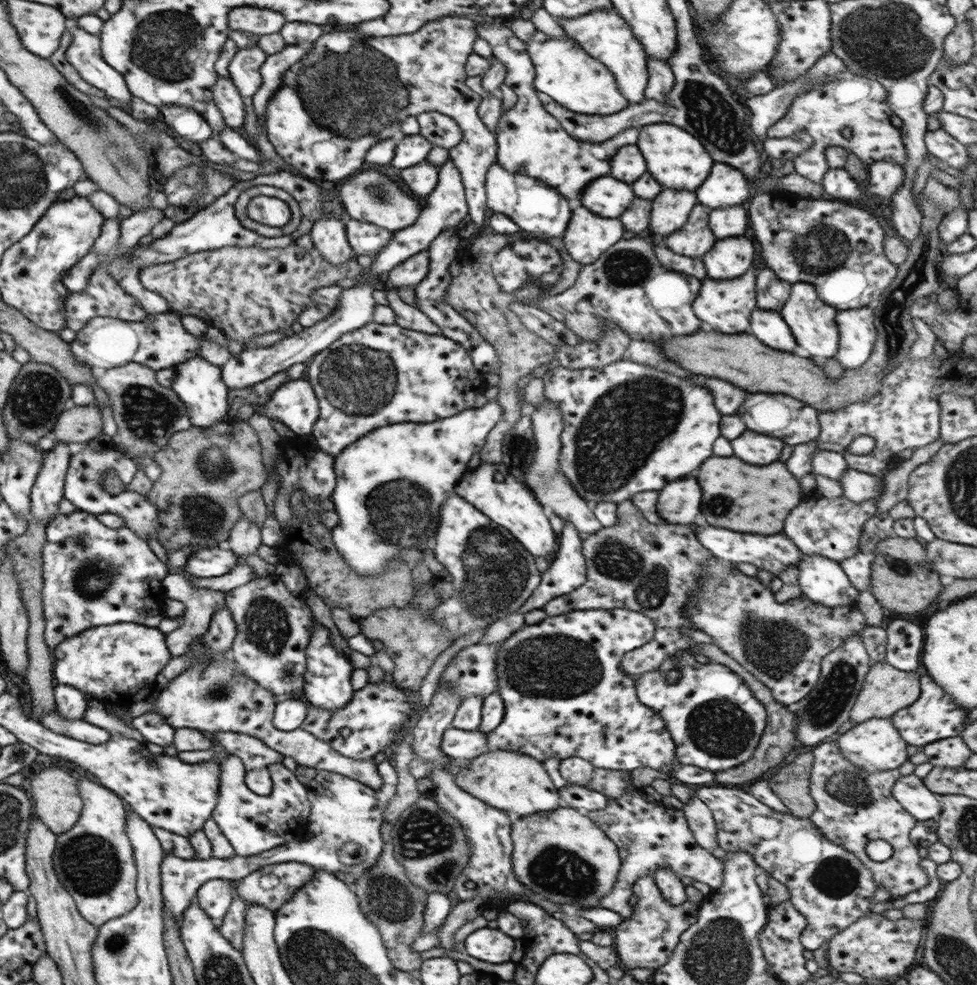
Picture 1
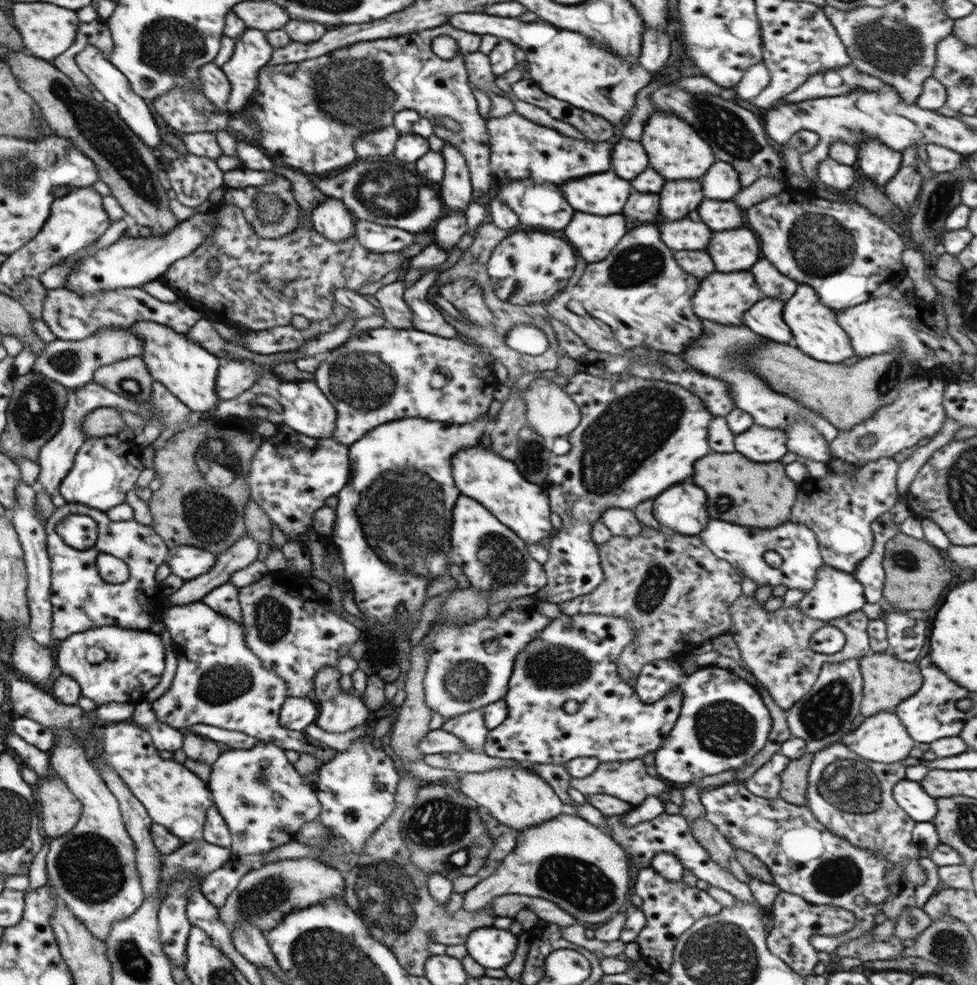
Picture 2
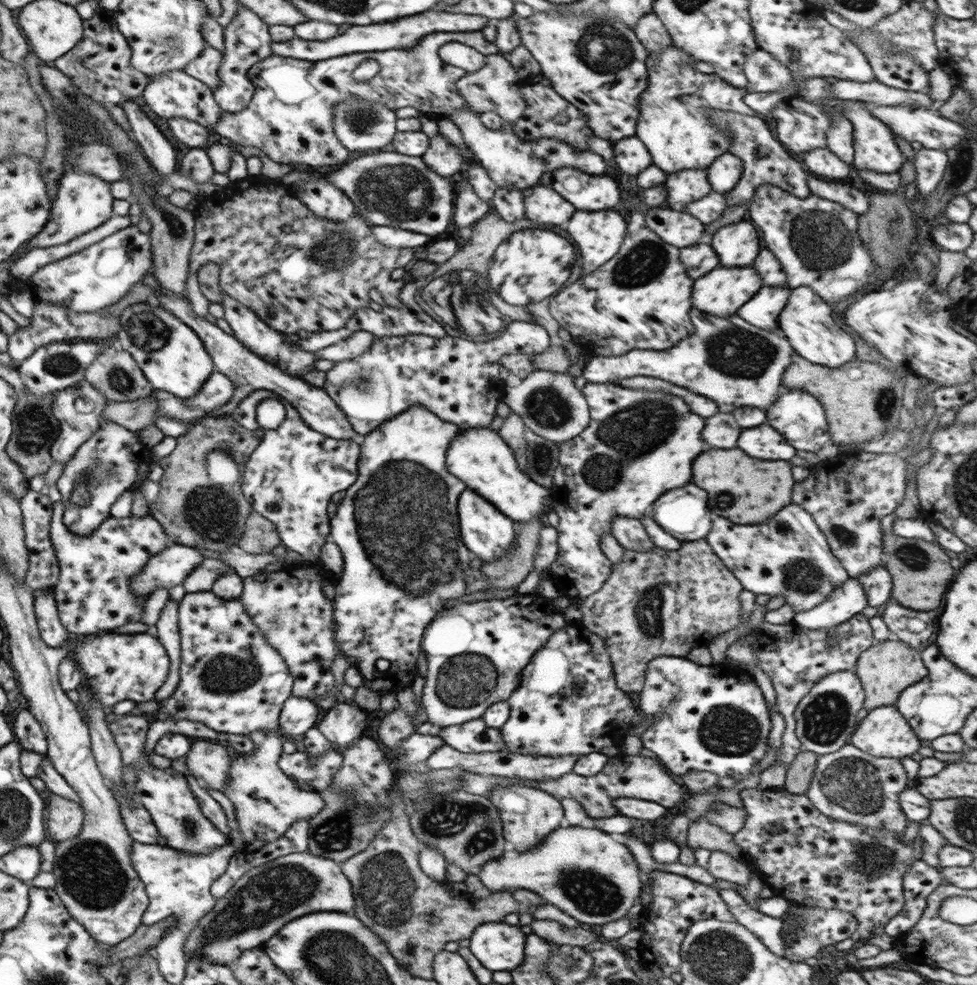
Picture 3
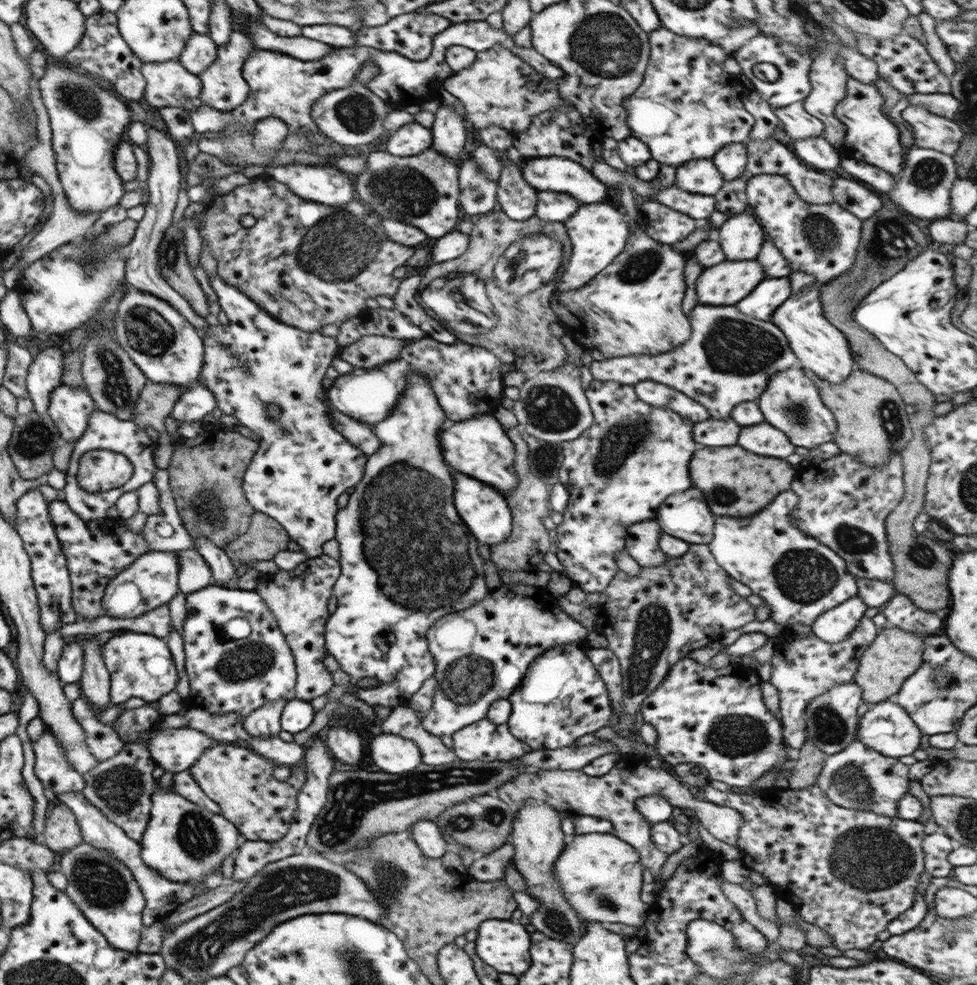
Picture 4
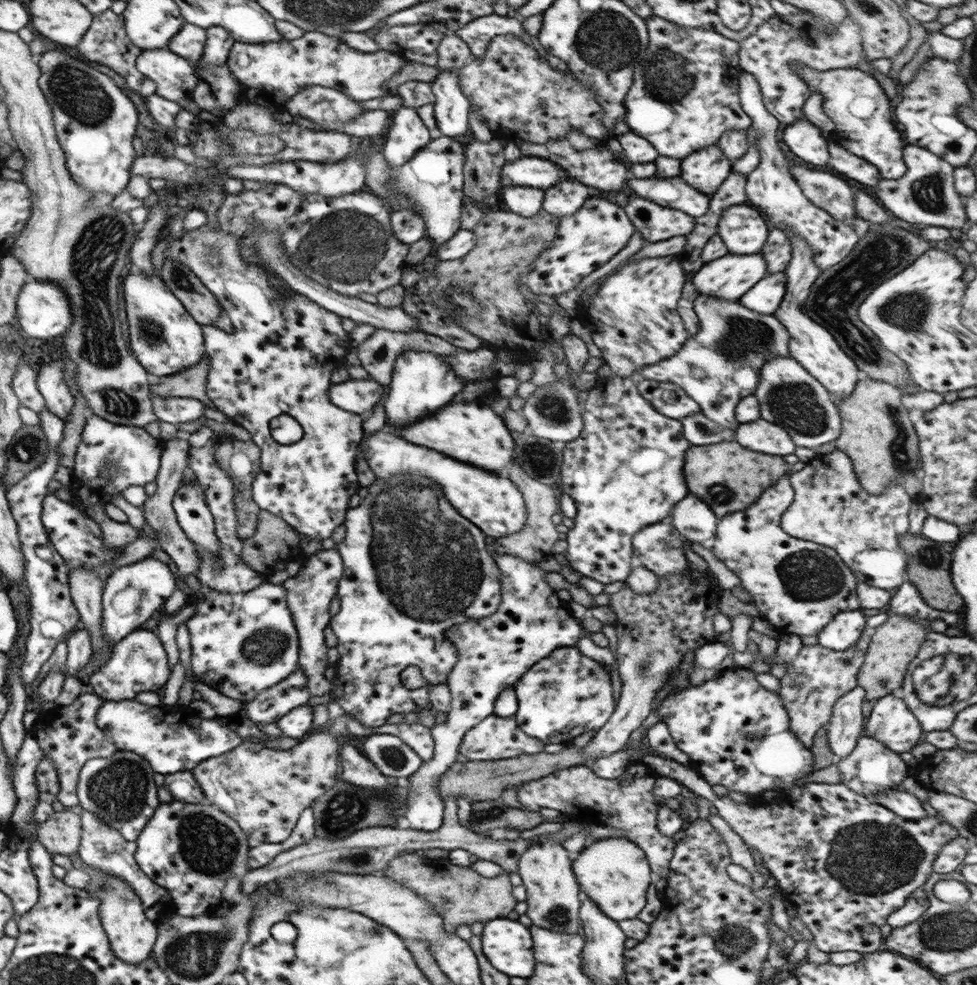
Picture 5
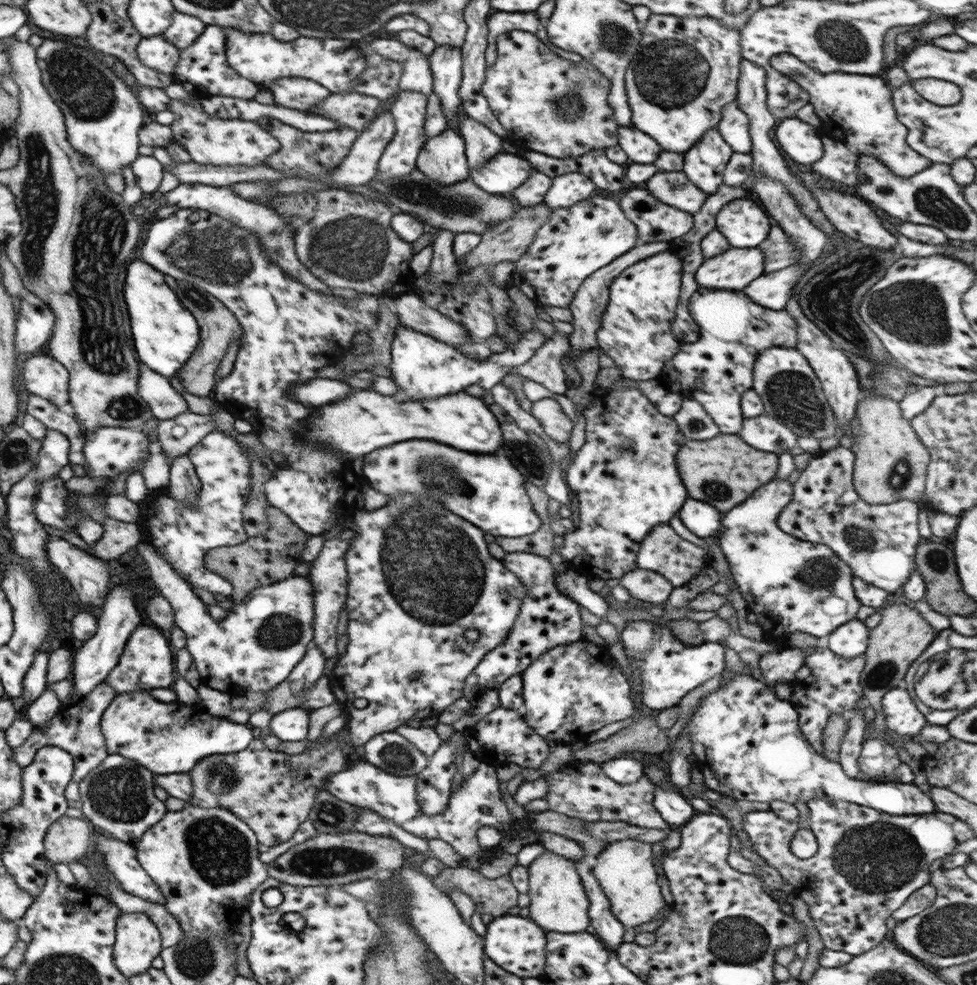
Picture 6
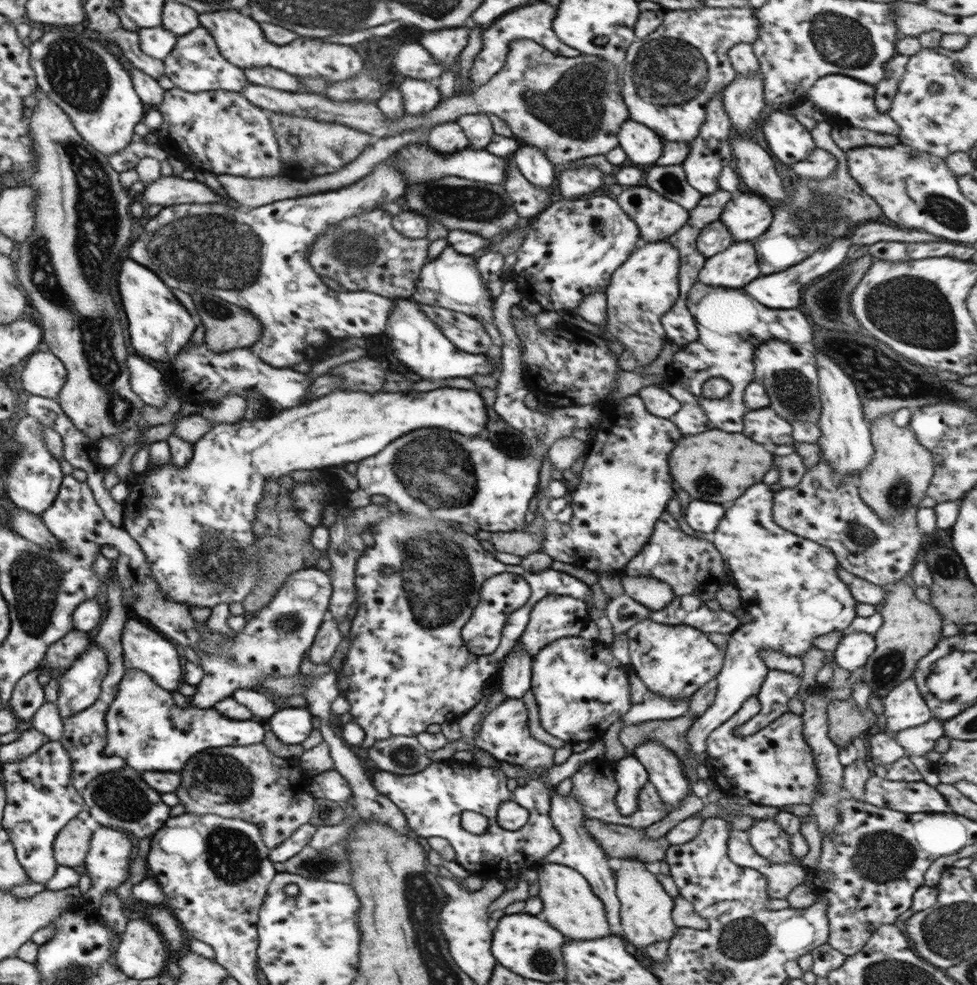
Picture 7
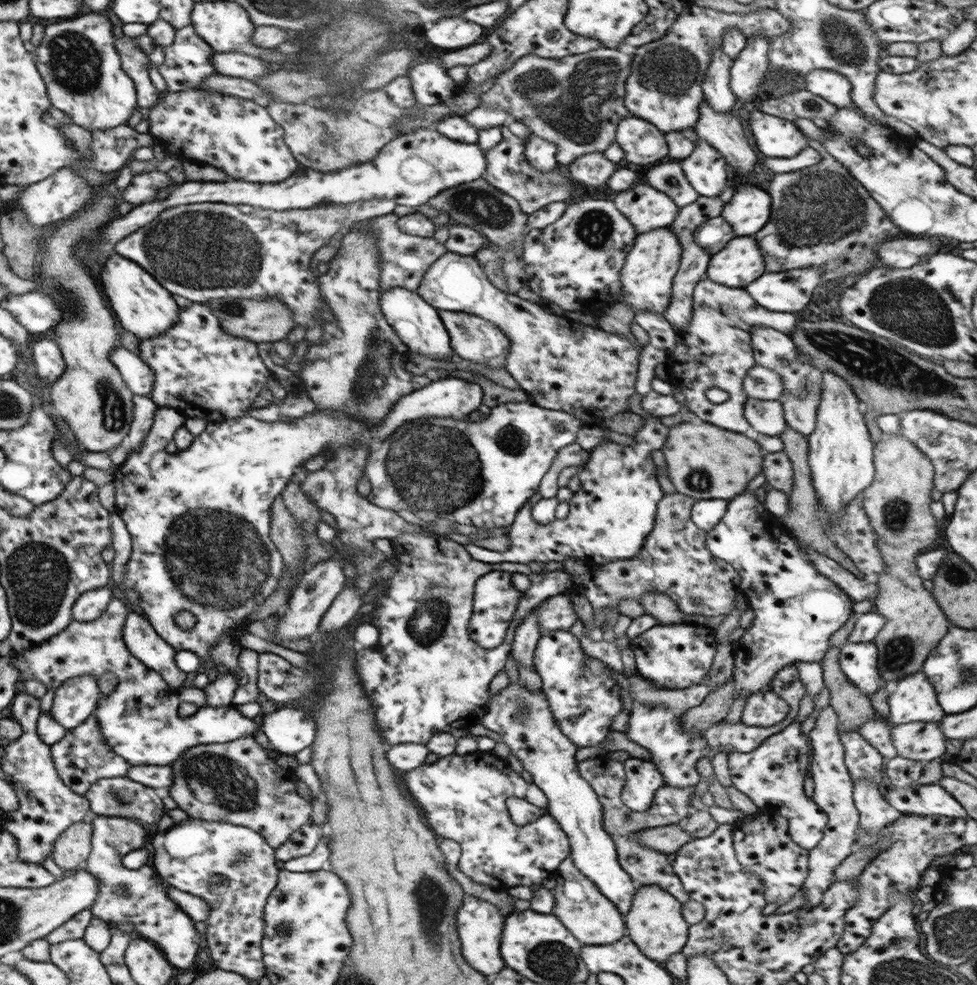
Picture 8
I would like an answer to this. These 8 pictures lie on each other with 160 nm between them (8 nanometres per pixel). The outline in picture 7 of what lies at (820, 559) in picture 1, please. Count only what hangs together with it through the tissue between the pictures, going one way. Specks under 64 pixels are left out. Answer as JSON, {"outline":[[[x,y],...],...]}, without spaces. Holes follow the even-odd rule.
{"outline":[[[843,631],[835,650],[831,653],[831,658],[841,668],[852,671],[865,664],[874,648],[874,638],[870,634]]]}

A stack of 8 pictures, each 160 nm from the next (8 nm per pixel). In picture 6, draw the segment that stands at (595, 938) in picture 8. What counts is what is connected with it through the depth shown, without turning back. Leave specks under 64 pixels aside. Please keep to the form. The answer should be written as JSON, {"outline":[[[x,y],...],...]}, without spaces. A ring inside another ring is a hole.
{"outline":[[[545,850],[537,855],[526,866],[529,905],[527,907],[529,918],[539,928],[563,934],[580,933],[589,930],[587,909],[589,901],[585,890],[580,883],[578,872],[573,861]]]}

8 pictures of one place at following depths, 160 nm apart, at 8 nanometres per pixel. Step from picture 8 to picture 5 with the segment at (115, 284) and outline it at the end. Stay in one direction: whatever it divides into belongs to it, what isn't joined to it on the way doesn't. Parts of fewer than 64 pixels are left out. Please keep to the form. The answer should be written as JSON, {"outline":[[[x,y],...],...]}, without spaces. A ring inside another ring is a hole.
{"outline":[[[130,268],[127,276],[123,276],[121,288],[130,353],[143,369],[149,374],[165,377],[201,361],[205,350],[201,327],[177,298],[167,291],[159,276],[147,276],[136,268]]]}

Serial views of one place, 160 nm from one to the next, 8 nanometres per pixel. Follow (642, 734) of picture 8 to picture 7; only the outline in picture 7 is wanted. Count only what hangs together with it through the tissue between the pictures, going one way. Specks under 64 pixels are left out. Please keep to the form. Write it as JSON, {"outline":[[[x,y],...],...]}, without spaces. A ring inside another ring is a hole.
{"outline":[[[647,741],[636,746],[631,756],[643,766],[648,781],[666,808],[677,808],[690,789],[691,782],[687,780],[681,760],[677,759],[675,753],[653,741]]]}

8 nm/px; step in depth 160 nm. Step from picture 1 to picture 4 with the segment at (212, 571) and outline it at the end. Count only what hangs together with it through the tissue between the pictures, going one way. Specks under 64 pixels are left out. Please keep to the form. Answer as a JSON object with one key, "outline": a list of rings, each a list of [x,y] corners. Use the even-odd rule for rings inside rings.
{"outline":[[[147,551],[116,574],[105,587],[101,597],[99,616],[129,619],[165,604],[177,592],[177,577],[180,570],[178,556],[169,551]]]}

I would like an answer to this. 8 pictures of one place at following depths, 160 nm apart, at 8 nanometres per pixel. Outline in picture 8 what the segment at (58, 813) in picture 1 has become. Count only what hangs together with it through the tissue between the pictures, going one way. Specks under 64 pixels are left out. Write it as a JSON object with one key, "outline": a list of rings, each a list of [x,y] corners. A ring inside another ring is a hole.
{"outline":[[[79,821],[68,828],[53,842],[53,862],[71,872],[85,864],[90,853],[91,825]]]}

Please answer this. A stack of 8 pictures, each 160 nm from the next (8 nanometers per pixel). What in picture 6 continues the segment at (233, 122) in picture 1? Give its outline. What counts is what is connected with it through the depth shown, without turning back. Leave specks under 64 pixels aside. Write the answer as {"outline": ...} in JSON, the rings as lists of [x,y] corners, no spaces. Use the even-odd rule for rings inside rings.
{"outline":[[[174,10],[173,15],[171,15],[171,23],[161,35],[169,44],[172,44],[178,50],[183,50],[196,41],[204,27],[199,19],[187,14],[177,13]]]}

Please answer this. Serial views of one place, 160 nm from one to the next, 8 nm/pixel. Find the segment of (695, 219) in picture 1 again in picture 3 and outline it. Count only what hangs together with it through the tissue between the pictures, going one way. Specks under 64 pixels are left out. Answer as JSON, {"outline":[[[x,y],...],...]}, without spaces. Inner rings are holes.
{"outline":[[[651,208],[645,212],[645,222],[648,230],[653,230],[662,242],[675,248],[693,246],[703,238],[703,224],[683,210]]]}

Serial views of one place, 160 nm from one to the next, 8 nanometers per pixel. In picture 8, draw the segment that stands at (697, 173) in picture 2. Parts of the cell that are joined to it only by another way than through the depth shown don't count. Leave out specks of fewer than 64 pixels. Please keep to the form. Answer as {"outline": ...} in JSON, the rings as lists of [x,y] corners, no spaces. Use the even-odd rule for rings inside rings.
{"outline":[[[688,4],[682,11],[661,38],[635,47],[629,63],[629,74],[624,78],[623,100],[627,114],[643,118],[649,124],[653,124],[657,130],[665,133],[694,128],[699,114],[698,106],[702,101],[701,83],[704,81],[706,67],[712,56],[712,50],[720,47],[723,33],[728,28],[736,28],[746,39],[754,34],[772,38],[786,33],[791,24],[775,9],[759,9],[749,14],[725,14],[712,8]]]}

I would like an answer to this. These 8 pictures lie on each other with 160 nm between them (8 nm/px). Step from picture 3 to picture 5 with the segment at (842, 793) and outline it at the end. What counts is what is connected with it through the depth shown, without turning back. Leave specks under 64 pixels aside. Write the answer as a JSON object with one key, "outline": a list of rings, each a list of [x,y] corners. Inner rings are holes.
{"outline":[[[865,736],[859,737],[853,750],[845,758],[840,758],[835,766],[840,774],[840,783],[866,799],[870,794],[884,794],[887,790],[900,788],[901,780],[907,776],[909,768],[898,754],[883,746],[878,740]]]}

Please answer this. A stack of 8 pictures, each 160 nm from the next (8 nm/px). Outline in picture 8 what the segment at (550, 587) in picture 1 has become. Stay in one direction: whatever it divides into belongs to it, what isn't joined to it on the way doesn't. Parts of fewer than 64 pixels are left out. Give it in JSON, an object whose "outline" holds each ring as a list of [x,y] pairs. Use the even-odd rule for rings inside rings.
{"outline":[[[647,416],[642,426],[632,435],[633,443],[628,446],[605,441],[595,445],[588,451],[588,459],[579,467],[576,476],[579,479],[579,490],[573,492],[568,501],[568,513],[565,518],[554,519],[552,522],[540,525],[531,519],[531,506],[523,505],[510,524],[507,534],[510,545],[503,551],[487,550],[472,542],[464,546],[471,558],[487,564],[517,562],[534,565],[535,562],[546,563],[549,560],[561,562],[566,558],[589,558],[593,564],[607,564],[612,560],[623,560],[635,556],[645,537],[654,525],[657,503],[661,500],[661,490],[655,479],[655,470],[651,461],[651,450],[659,450],[667,438],[667,427],[658,417]]]}

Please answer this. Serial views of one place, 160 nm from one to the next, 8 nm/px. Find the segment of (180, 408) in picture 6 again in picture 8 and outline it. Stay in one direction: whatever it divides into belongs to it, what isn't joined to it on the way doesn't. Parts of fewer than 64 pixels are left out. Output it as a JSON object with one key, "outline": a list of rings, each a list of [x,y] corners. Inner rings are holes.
{"outline":[[[117,344],[109,353],[109,362],[119,371],[122,381],[132,394],[150,396],[154,374],[138,356]]]}

